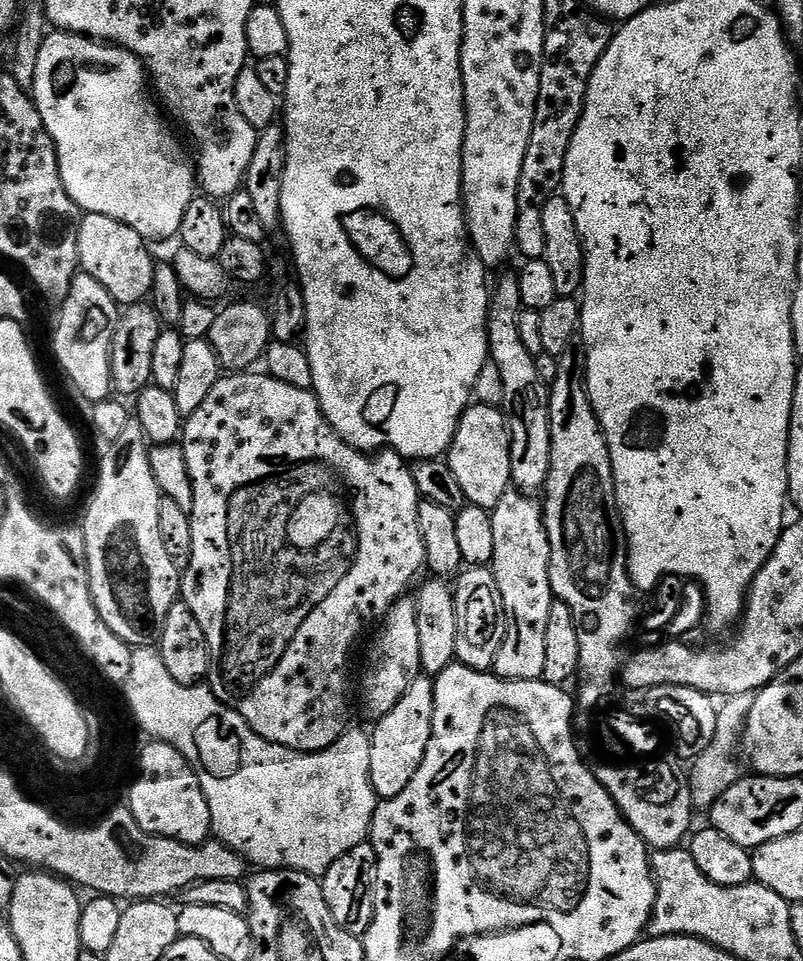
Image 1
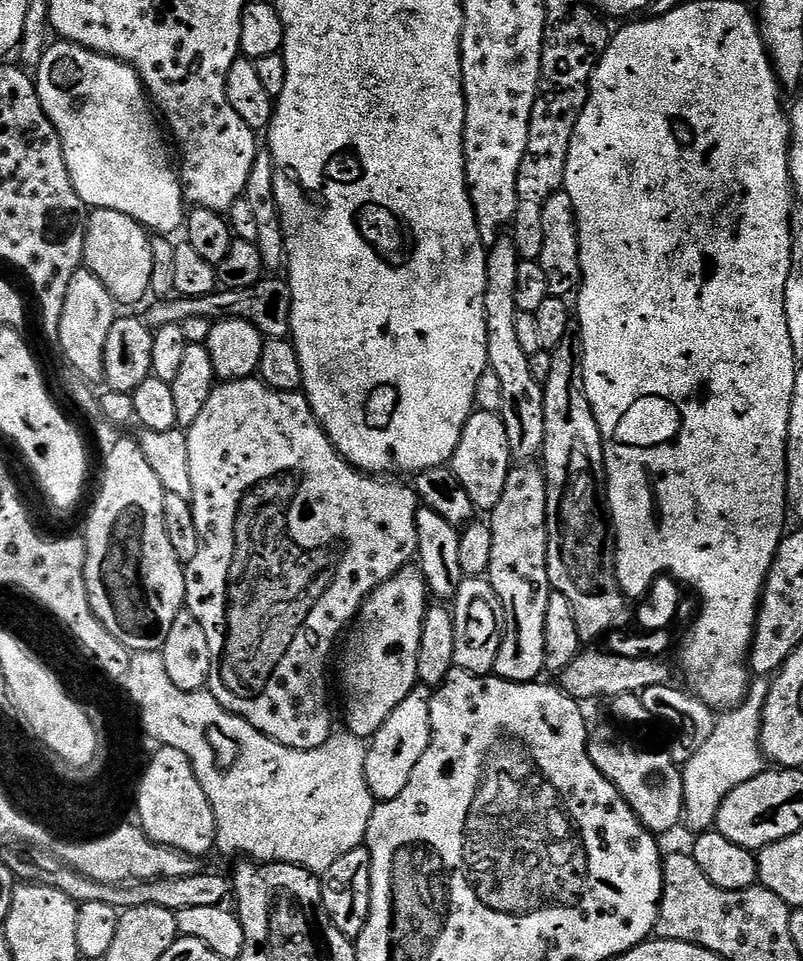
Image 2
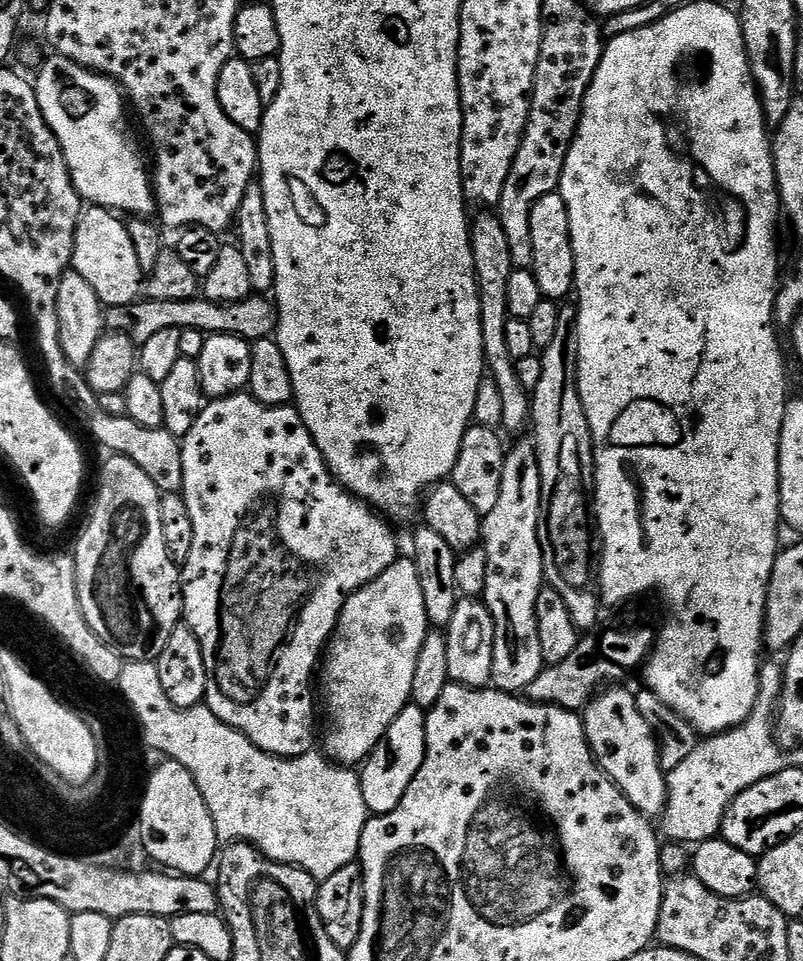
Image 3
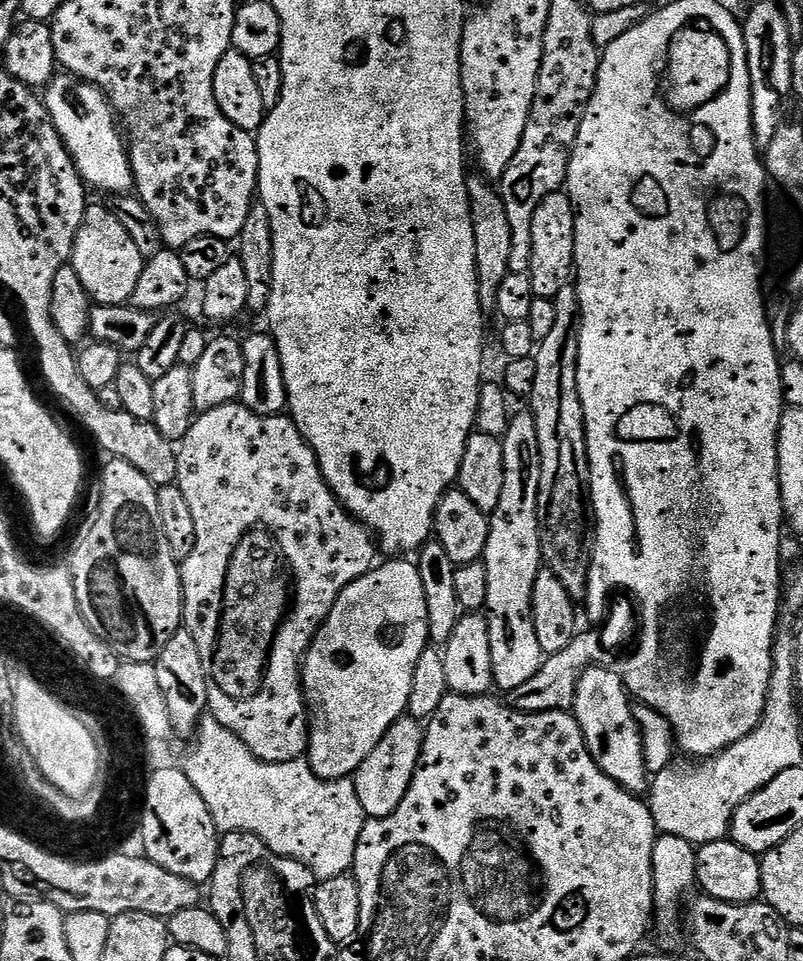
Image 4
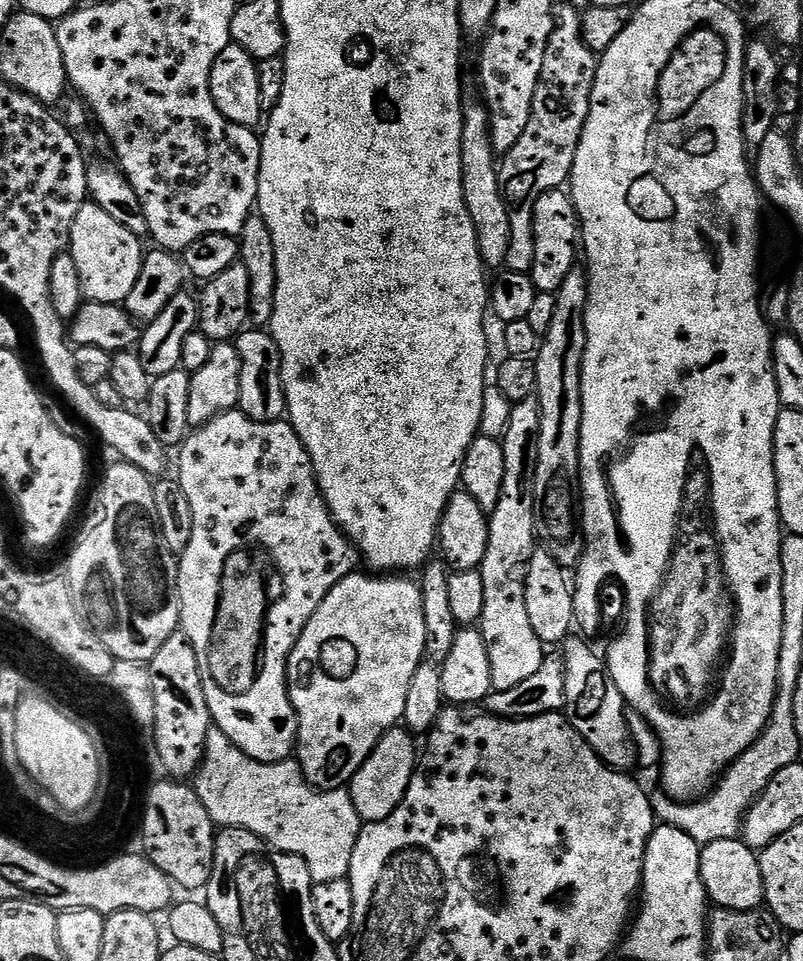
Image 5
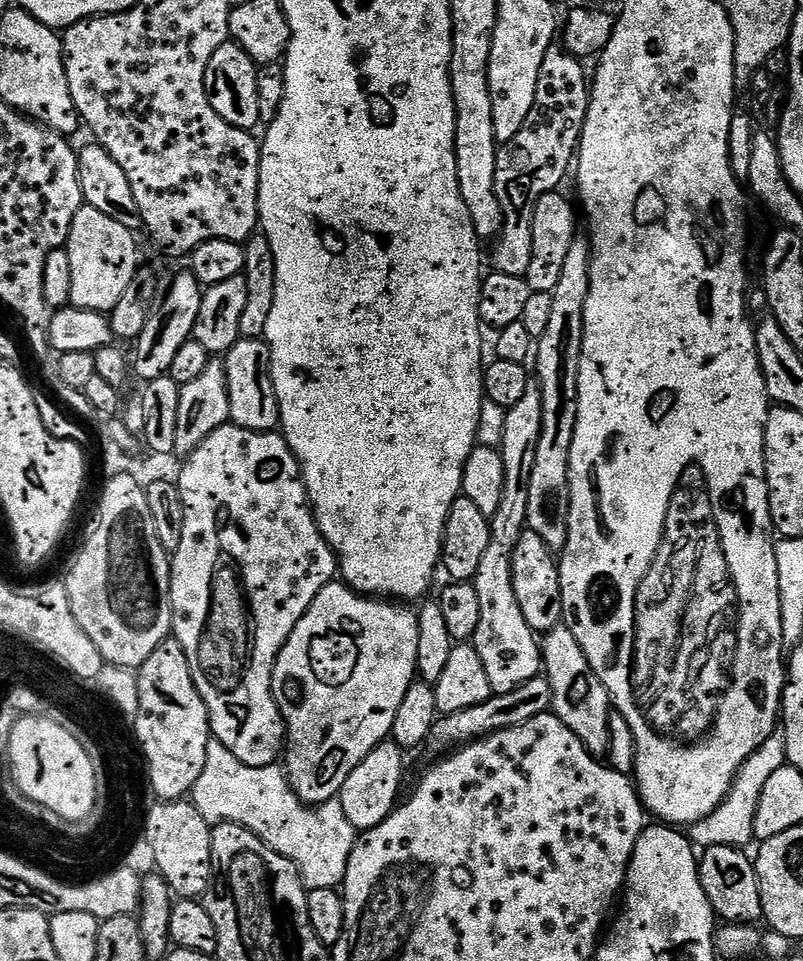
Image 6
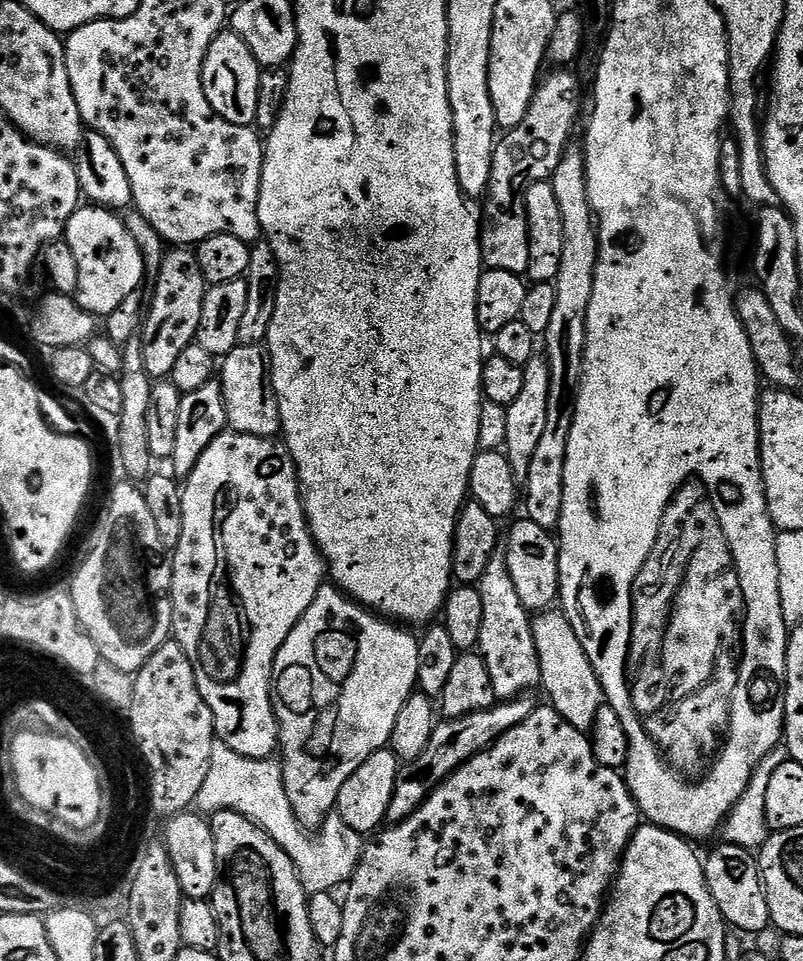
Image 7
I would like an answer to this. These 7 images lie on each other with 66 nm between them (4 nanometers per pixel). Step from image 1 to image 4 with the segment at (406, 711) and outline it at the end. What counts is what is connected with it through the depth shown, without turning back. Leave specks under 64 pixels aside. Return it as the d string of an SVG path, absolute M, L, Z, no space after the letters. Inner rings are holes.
M405 714L386 730L382 742L374 746L374 750L362 762L362 766L354 774L354 783L358 800L362 802L365 817L377 820L386 818L398 810L402 798L406 798L406 790L420 767L420 756L424 753L424 728L421 721Z

